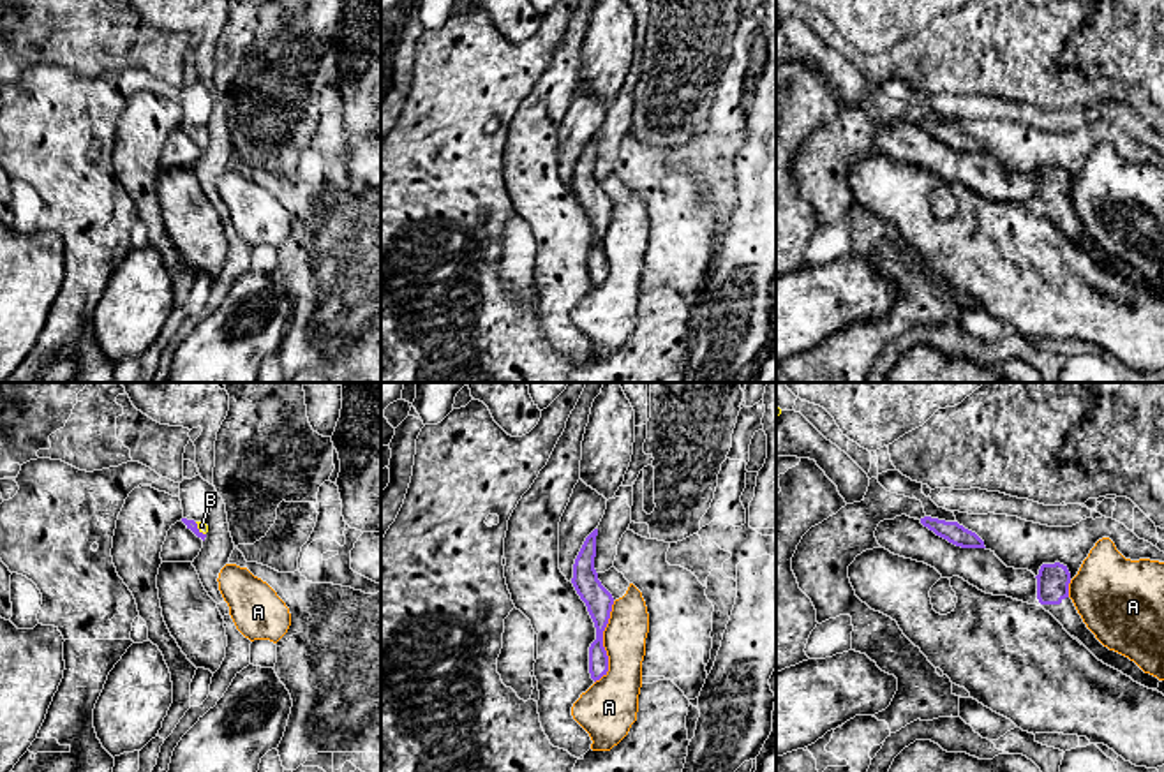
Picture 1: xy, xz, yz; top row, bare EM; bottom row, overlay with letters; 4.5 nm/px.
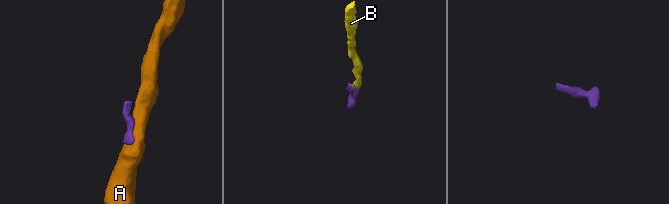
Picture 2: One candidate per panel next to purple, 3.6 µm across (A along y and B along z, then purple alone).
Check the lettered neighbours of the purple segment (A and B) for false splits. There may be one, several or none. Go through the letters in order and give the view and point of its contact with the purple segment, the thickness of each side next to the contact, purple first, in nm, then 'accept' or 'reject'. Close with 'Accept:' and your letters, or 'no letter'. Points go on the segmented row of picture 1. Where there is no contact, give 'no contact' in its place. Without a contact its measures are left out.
A: meets purple in xz at (602, 642); 120 nm thick on the purple side, 200 nm on the other; reject
B: meets purple in xy at (198, 529); 50 nm thick on the purple side, 50 nm on the other; accept
Accept: B

